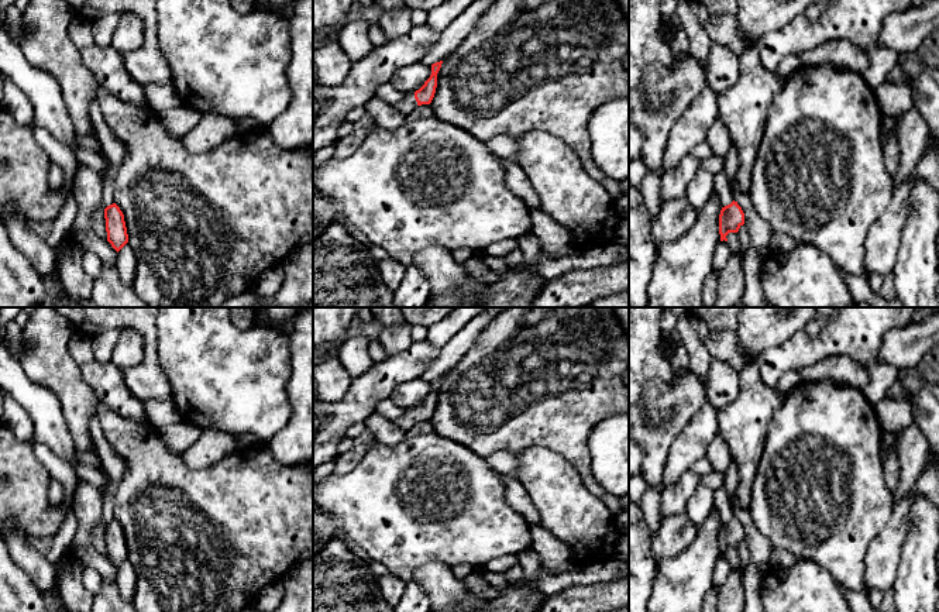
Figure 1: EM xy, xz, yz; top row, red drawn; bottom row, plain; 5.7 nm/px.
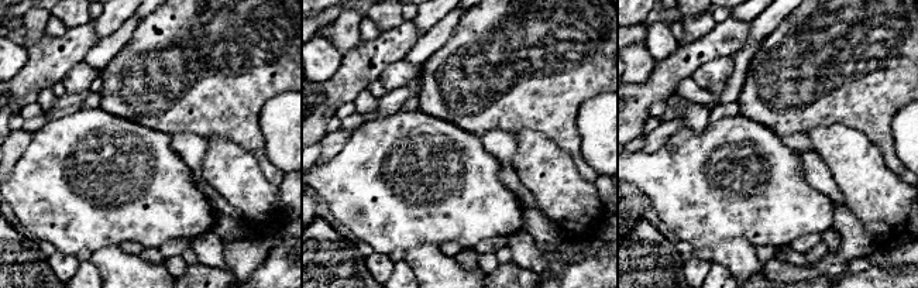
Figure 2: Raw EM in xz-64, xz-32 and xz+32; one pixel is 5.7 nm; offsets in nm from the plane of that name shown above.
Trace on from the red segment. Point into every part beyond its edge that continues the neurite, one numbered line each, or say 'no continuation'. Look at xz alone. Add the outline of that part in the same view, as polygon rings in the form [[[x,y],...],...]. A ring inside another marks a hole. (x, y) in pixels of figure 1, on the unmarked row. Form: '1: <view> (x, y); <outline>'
1: xz (409, 419); [[[407,409],[405,410],[403,416],[400,419],[398,419],[396,422],[393,422],[393,424],[402,430],[402,432],[407,432],[412,426],[415,426],[417,423],[417,417],[415,415],[415,409]]]

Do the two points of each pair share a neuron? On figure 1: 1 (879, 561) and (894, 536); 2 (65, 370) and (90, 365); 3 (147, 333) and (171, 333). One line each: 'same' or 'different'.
1: same
2: different
3: different

